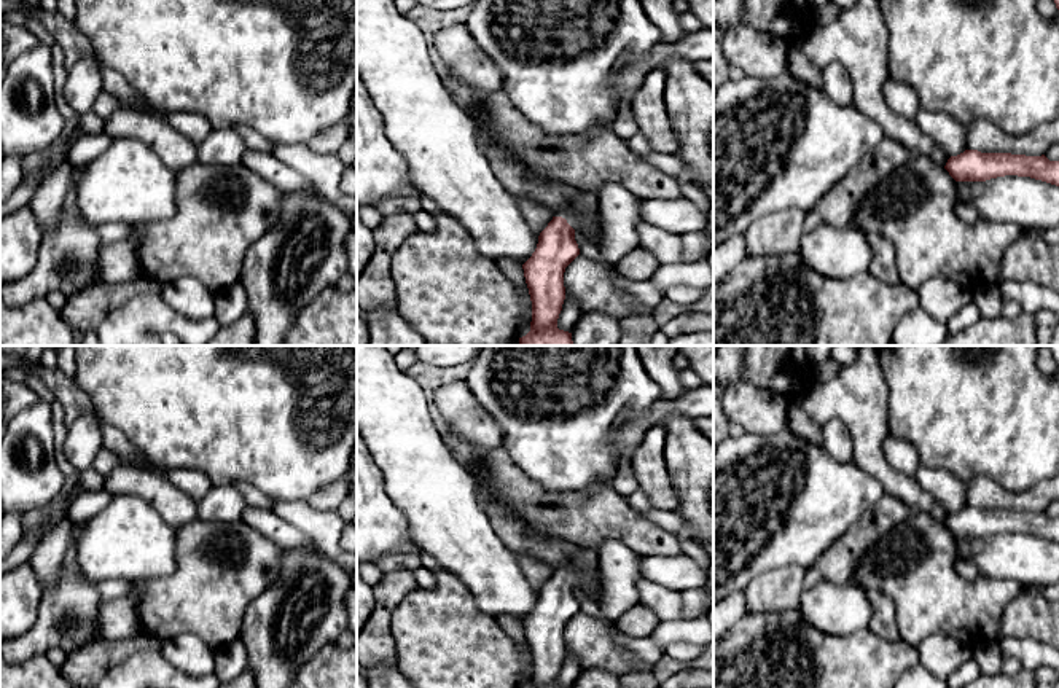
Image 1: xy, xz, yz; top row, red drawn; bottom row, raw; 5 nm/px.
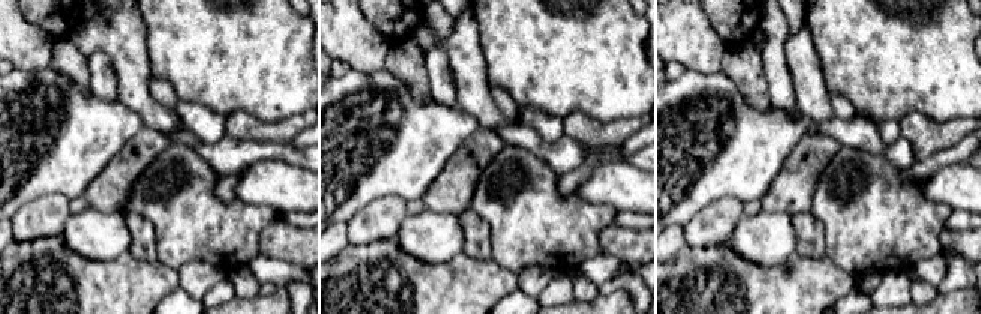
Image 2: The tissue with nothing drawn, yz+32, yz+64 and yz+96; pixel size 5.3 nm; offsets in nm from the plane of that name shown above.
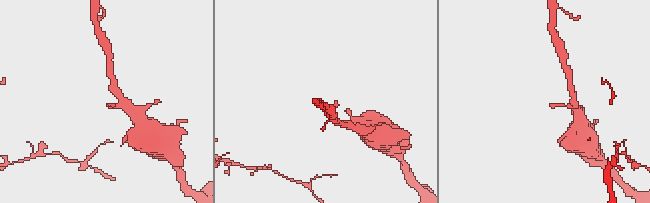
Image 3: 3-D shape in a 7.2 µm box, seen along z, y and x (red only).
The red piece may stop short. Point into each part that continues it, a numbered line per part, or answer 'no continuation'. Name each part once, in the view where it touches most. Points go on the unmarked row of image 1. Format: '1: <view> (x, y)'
1: xz (582, 572)

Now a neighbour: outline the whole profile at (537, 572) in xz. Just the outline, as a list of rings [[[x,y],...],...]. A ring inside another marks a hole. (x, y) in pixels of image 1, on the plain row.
[[[518,553],[518,562],[530,586],[538,592],[553,577],[549,567],[532,554]]]

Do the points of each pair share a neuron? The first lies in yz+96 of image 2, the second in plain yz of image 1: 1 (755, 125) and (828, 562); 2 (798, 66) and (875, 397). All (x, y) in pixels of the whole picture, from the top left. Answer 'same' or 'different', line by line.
1: different
2: same

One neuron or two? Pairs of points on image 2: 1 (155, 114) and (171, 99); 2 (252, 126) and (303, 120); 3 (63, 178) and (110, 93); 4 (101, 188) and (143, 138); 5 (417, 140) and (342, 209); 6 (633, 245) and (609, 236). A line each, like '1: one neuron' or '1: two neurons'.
1: two neurons
2: one neuron
3: two neurons
4: one neuron
5: one neuron
6: one neuron

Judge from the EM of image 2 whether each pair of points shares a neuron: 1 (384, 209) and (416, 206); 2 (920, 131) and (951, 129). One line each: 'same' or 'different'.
1: different
2: same

